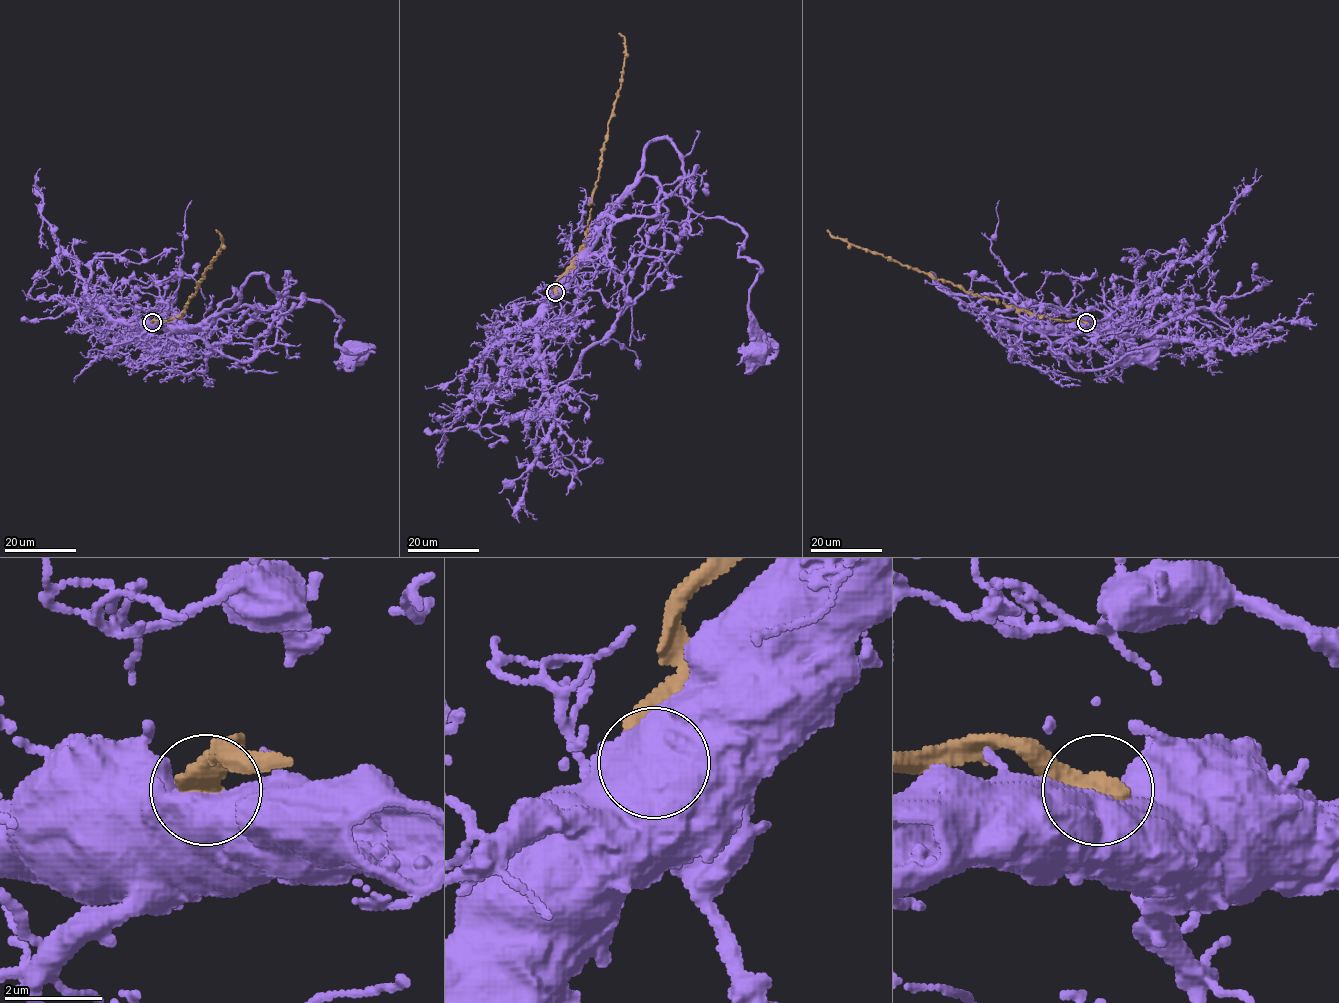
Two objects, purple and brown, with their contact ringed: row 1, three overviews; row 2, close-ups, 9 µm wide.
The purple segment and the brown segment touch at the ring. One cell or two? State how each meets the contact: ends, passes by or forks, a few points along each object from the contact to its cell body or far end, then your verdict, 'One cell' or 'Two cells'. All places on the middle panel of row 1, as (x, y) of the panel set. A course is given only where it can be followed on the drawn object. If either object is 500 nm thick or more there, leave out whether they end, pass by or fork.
Course of purple: (555, 292), (636, 183), (685, 175), (681, 199), (738, 225), (739, 255), (760, 267), (749, 291), (758, 356). Course of brown: (555, 292), (557, 279), (586, 238), (589, 204), (621, 83), (625, 55), (624, 40), (619, 34). Two cells

